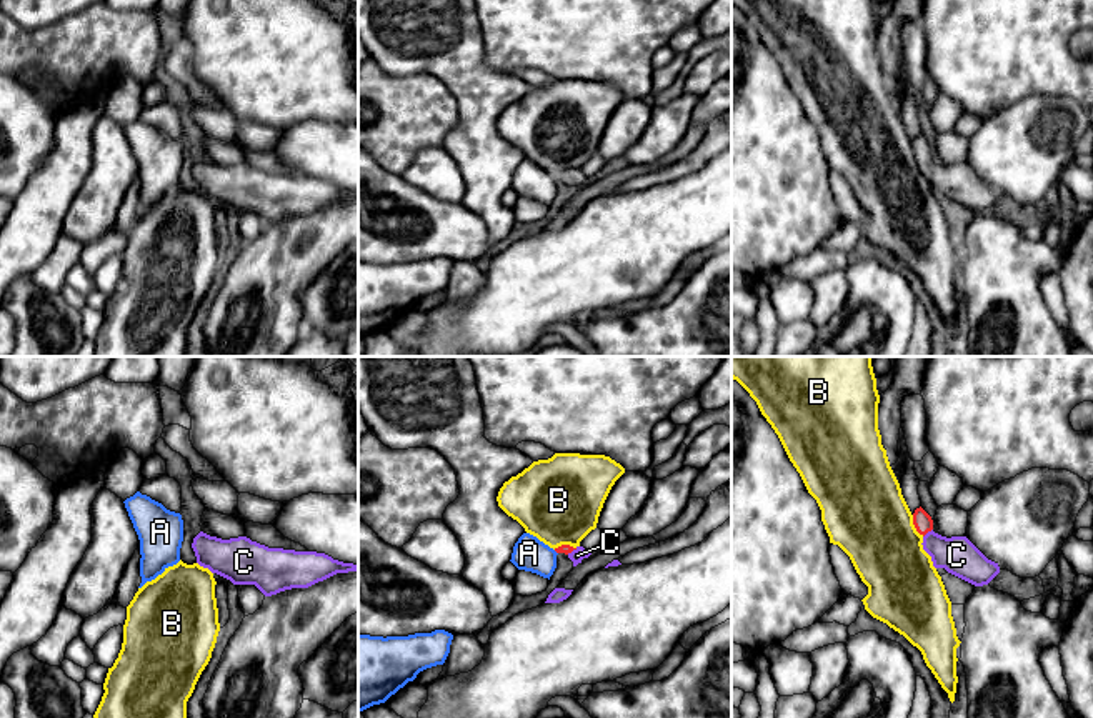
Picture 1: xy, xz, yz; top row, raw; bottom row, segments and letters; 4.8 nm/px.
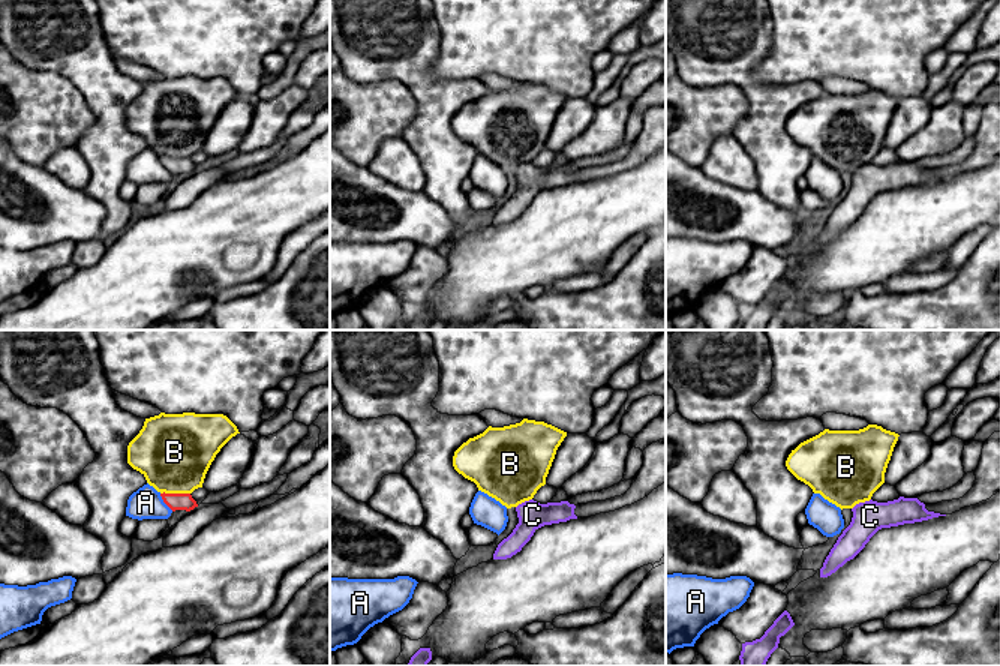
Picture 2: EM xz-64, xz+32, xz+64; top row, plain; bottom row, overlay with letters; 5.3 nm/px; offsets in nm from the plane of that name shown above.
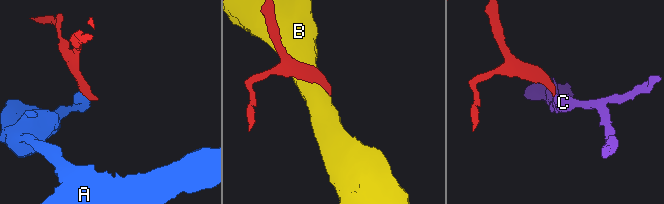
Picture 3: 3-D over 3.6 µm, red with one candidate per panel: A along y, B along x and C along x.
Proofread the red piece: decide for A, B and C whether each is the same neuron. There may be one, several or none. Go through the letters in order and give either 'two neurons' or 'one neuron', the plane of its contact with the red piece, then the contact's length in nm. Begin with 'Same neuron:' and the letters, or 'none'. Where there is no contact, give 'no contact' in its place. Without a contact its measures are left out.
Same neuron: C
A: two neurons; no contact
B: two neurons; contact in yz; length 120 nm
C: one neuron; contact in yz; length 60 nm

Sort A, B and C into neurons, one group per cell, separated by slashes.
A / B / C

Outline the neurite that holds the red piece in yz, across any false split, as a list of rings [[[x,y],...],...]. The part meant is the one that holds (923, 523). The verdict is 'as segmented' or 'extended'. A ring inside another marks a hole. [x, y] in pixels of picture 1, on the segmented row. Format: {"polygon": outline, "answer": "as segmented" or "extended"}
{"polygon": [[[921,506],[913,513],[913,525],[935,568],[945,568],[975,586],[988,585],[1000,573],[998,563],[988,560],[966,536],[946,538],[935,533],[933,520]]], "answer": "extended"}

